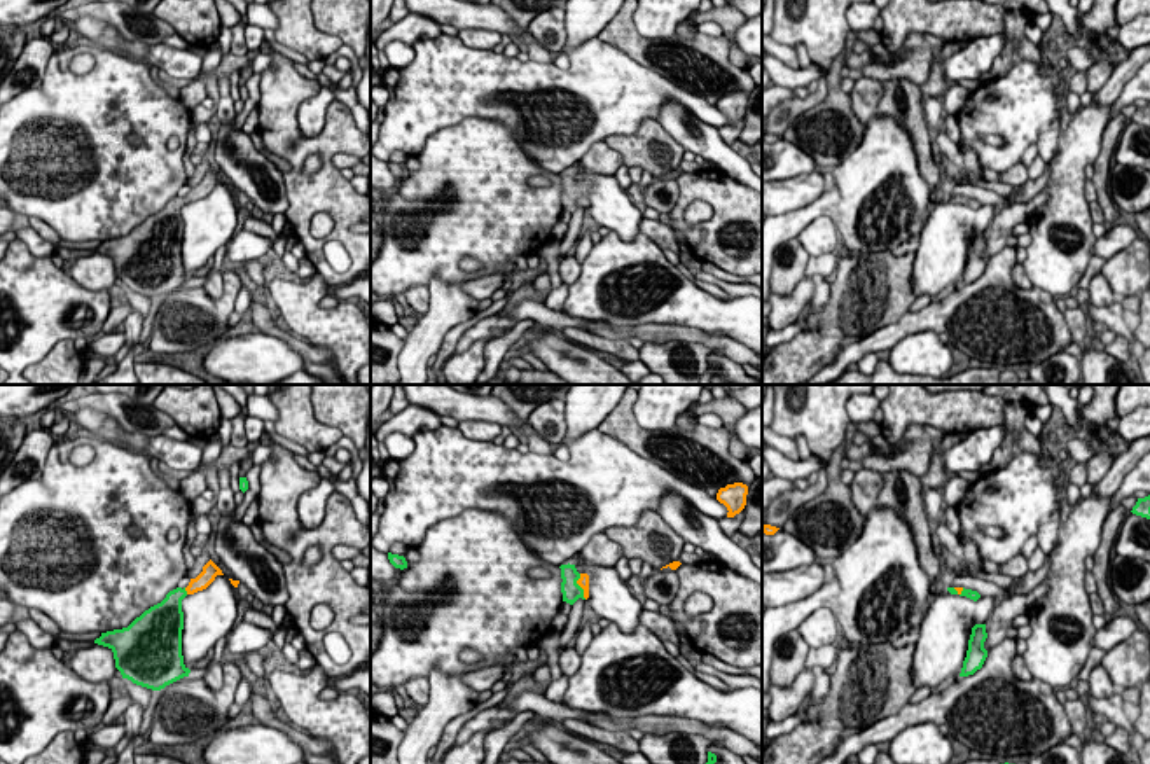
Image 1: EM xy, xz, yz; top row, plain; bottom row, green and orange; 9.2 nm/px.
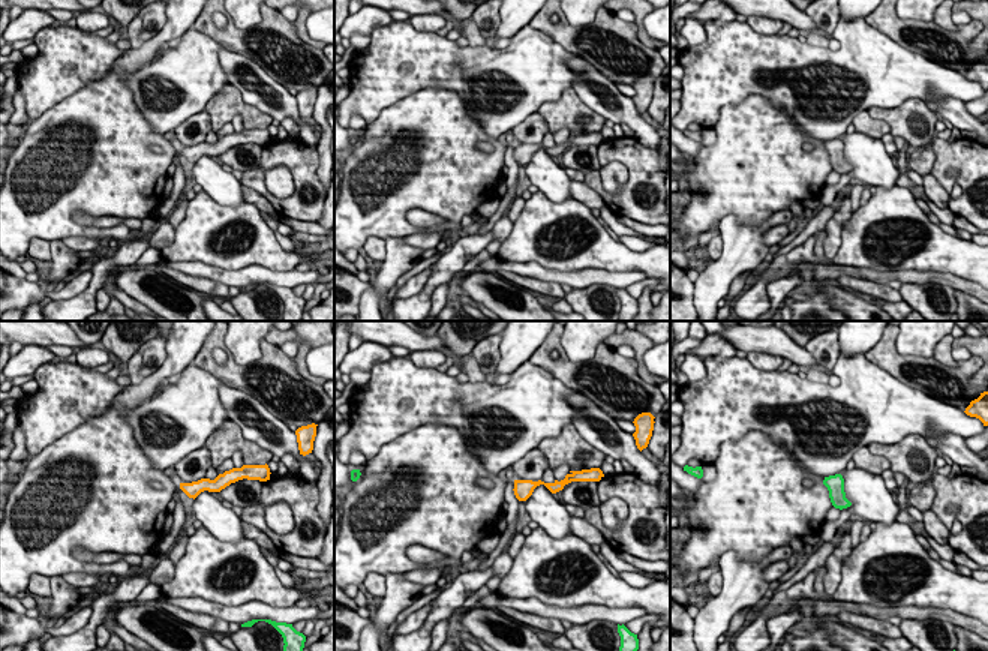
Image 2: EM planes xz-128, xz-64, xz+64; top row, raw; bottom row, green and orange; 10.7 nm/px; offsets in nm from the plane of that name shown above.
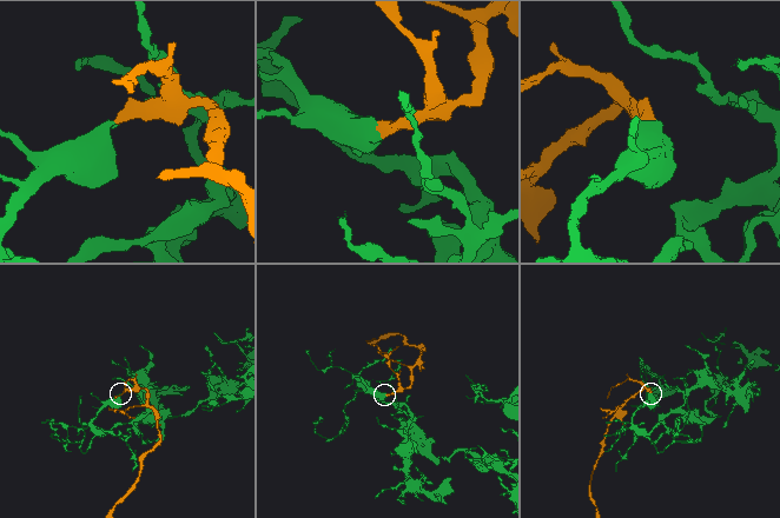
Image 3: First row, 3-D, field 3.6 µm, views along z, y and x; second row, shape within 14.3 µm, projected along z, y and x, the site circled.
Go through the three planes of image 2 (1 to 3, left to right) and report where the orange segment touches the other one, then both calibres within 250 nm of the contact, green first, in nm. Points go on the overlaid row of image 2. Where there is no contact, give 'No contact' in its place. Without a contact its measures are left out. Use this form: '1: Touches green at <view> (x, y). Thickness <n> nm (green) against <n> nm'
1: No contact
2: No contact
3: No contact

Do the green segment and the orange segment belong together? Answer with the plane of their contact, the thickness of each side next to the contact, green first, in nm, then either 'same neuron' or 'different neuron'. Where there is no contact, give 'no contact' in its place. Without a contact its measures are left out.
xz | 180/100 nm | same neuron

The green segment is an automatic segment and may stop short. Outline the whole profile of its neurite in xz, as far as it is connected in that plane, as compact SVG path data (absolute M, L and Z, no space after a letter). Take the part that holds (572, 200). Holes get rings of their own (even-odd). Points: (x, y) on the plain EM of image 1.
M561 173L561 201L563 210L573 213L578 206L589 206L589 184L578 182L575 173Z

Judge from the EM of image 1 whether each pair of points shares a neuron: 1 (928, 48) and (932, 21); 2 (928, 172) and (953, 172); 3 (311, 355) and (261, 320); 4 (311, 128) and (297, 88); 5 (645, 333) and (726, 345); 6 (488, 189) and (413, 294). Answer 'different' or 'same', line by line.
1: different
2: different
3: same
4: different
5: same
6: different

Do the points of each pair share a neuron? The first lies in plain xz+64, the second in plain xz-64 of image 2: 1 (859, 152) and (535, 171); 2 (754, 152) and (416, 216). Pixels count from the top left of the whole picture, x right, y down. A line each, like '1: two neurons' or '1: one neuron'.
1: one neuron
2: two neurons

